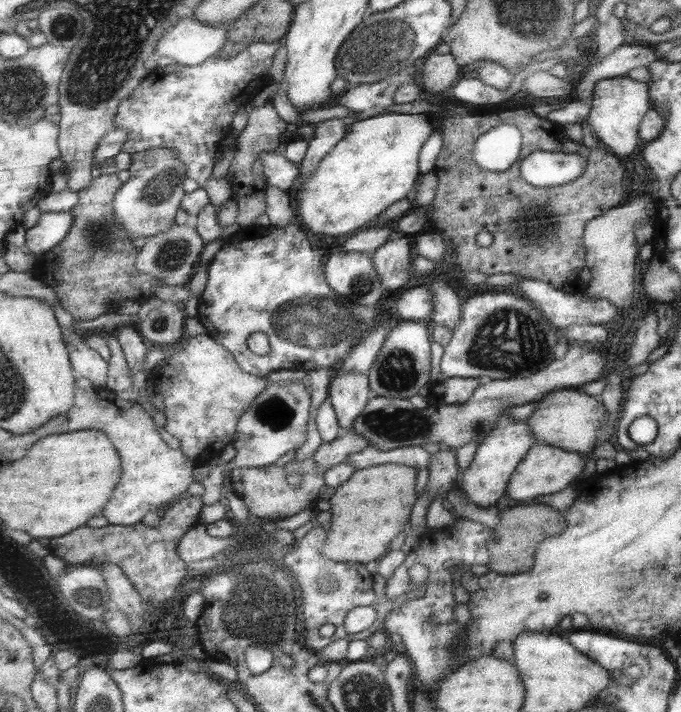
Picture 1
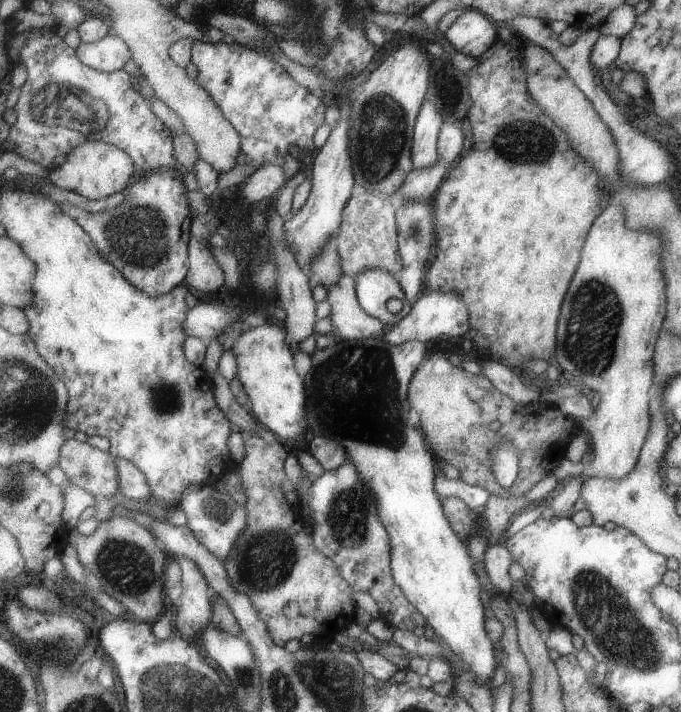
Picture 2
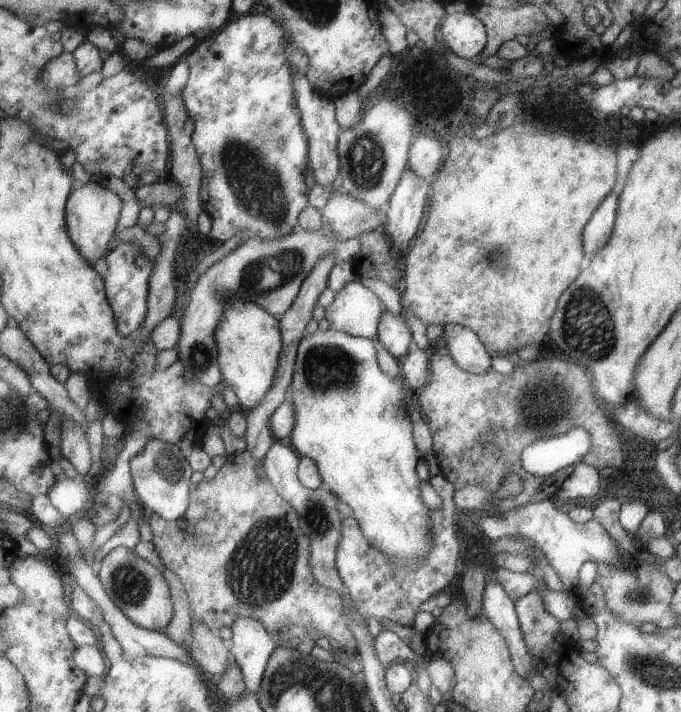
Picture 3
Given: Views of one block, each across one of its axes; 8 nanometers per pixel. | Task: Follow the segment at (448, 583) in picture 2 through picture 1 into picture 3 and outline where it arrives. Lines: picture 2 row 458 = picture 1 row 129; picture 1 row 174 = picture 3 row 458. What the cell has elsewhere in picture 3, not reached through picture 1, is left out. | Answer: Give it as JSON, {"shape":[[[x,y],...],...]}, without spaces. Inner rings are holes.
{"shape":[[[315,331],[299,342],[296,372],[289,395],[297,412],[297,424],[288,442],[301,456],[313,458],[320,467],[321,479],[340,500],[343,500],[359,520],[369,542],[384,554],[389,562],[405,568],[419,568],[433,550],[435,532],[432,515],[423,502],[417,464],[421,460],[417,447],[415,424],[409,414],[407,394],[410,388],[404,379],[391,378],[381,368],[375,342],[335,332]]]}

